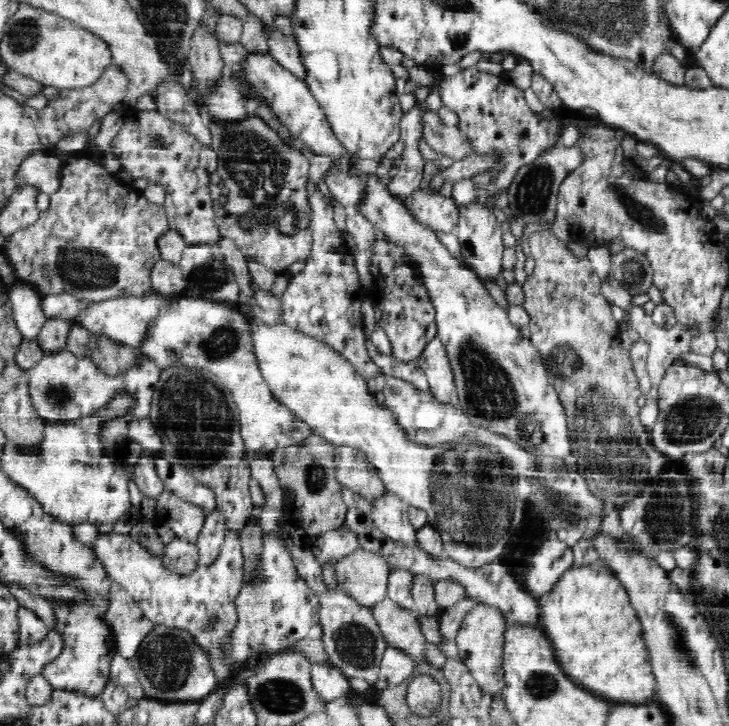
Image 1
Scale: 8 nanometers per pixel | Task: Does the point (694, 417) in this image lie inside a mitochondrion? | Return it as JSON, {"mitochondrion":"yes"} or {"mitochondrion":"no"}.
{"mitochondrion":"yes"}

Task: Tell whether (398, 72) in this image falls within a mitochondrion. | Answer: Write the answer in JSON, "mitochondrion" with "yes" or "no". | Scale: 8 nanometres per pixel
{"mitochondrion":"no"}

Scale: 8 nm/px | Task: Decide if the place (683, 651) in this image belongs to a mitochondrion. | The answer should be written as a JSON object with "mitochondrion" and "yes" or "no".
{"mitochondrion":"yes"}

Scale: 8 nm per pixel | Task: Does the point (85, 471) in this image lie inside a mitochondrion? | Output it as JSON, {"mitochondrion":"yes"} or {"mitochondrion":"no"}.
{"mitochondrion":"no"}

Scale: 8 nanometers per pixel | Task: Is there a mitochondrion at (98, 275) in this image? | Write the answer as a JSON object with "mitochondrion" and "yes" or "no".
{"mitochondrion":"yes"}

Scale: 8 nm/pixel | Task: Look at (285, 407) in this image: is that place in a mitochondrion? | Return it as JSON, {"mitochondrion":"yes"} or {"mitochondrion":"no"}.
{"mitochondrion":"no"}

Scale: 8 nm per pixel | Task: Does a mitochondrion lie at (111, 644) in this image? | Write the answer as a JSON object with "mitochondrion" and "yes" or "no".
{"mitochondrion":"no"}

